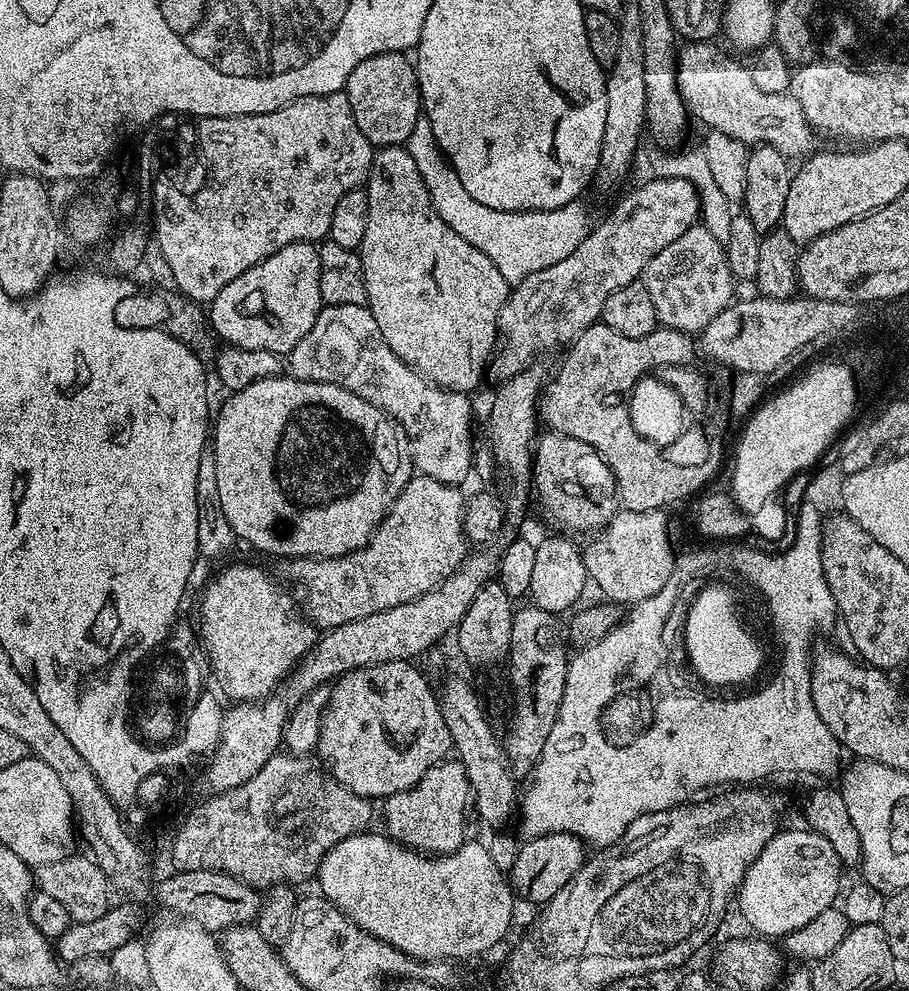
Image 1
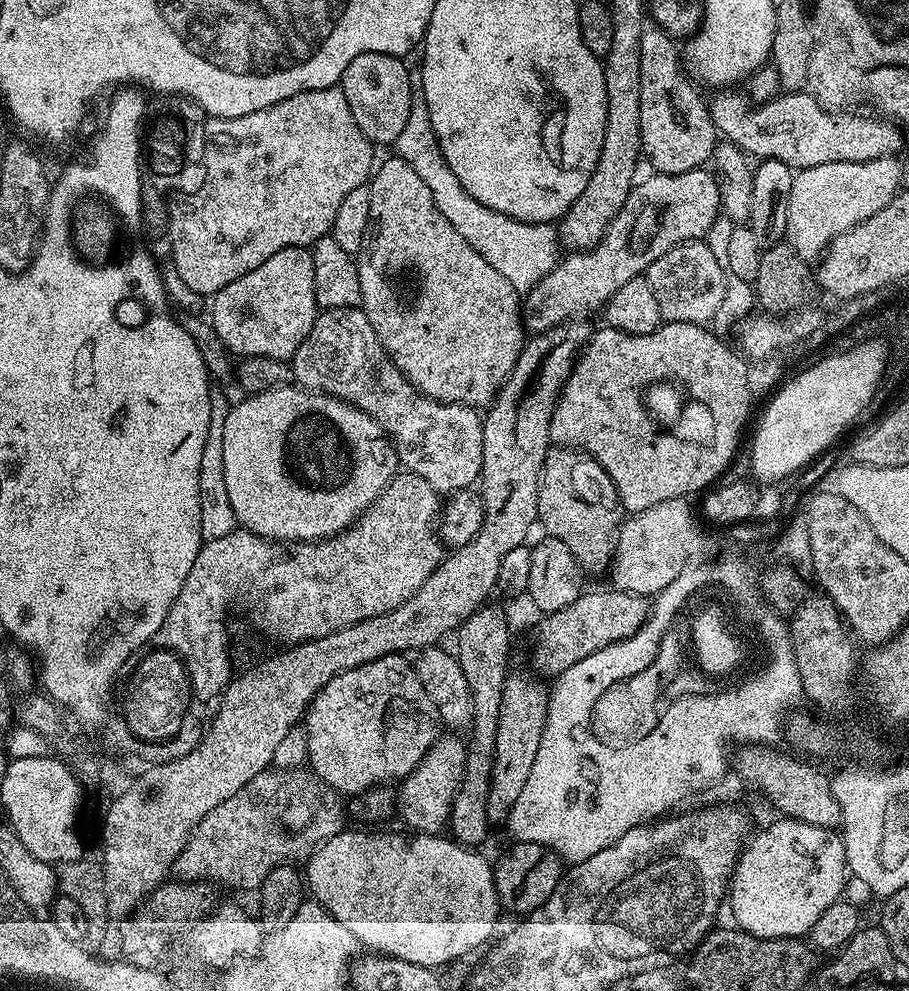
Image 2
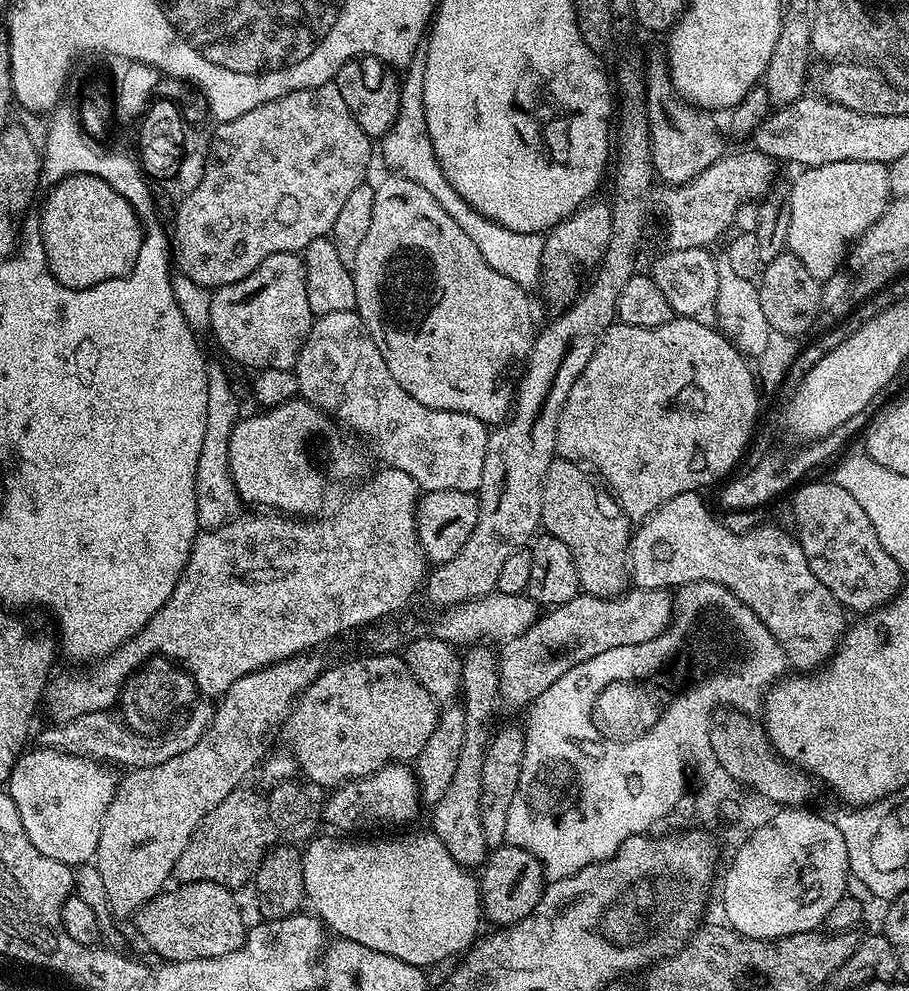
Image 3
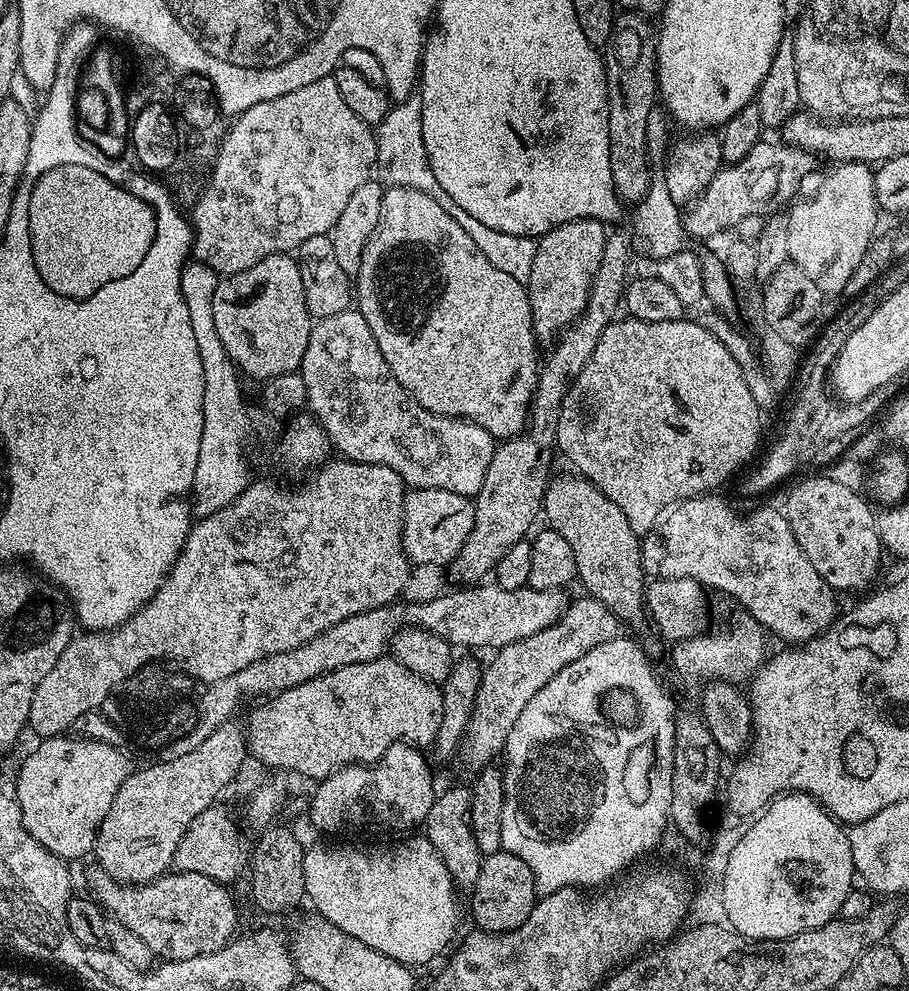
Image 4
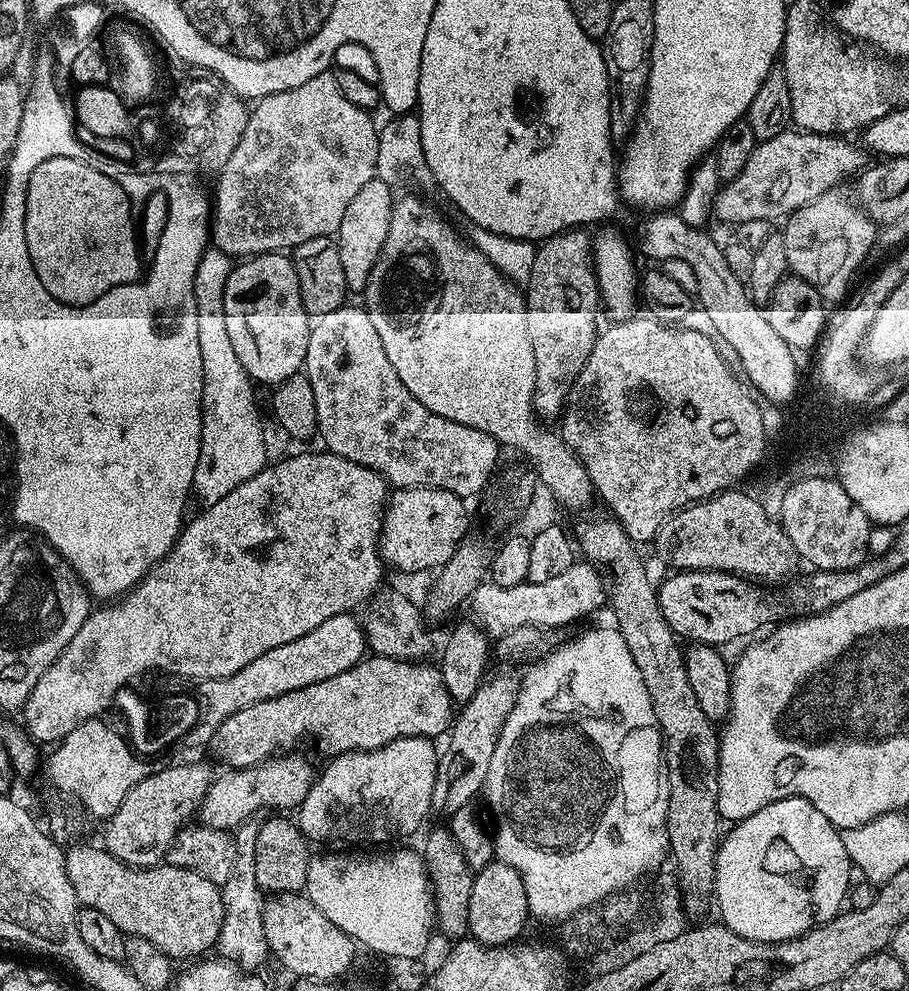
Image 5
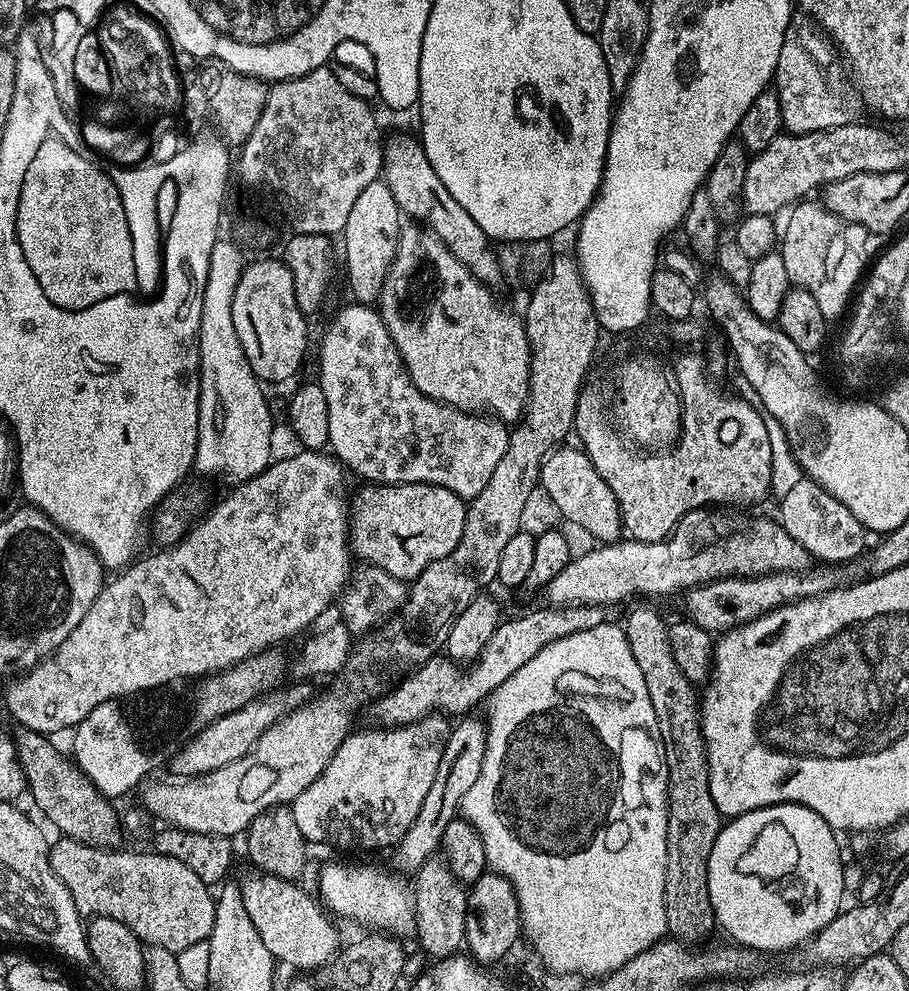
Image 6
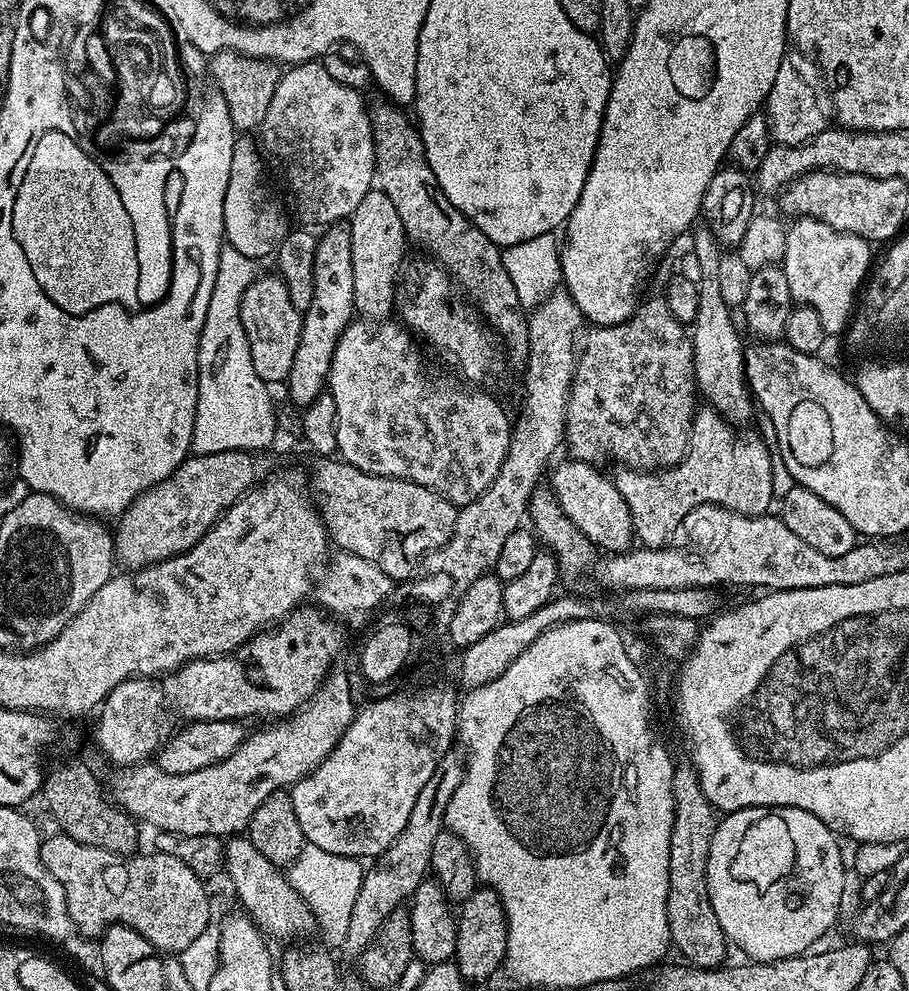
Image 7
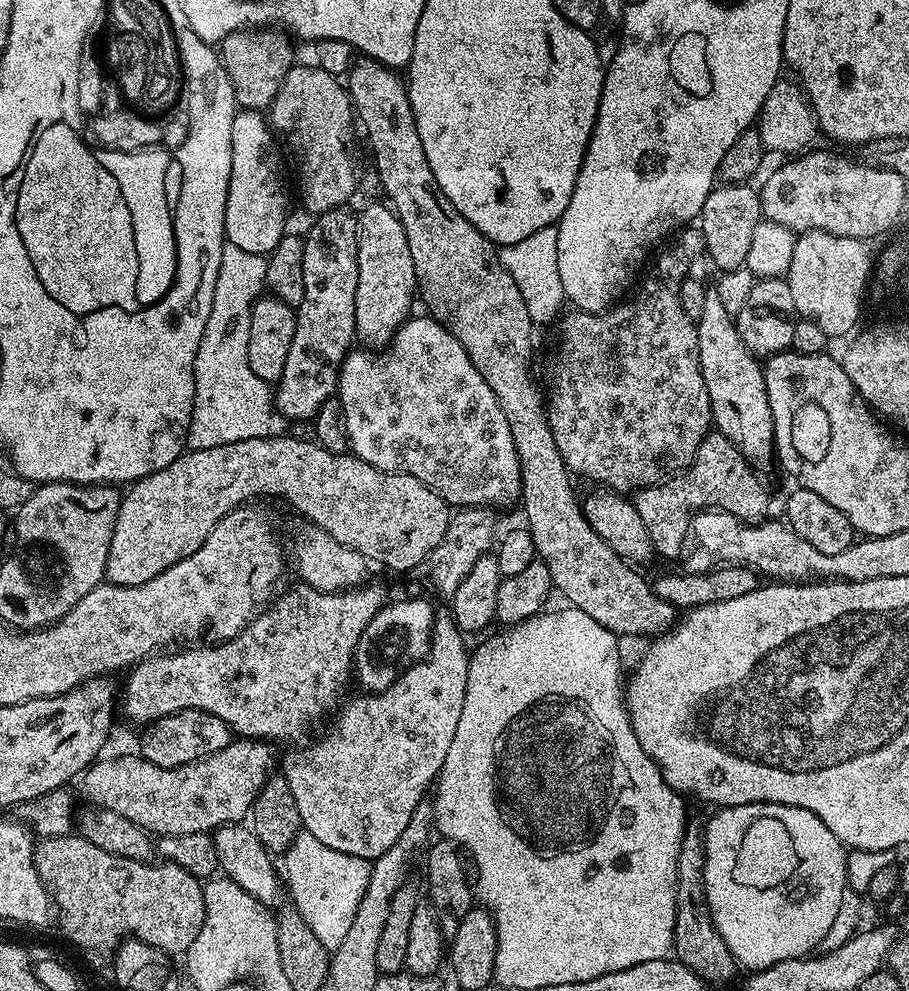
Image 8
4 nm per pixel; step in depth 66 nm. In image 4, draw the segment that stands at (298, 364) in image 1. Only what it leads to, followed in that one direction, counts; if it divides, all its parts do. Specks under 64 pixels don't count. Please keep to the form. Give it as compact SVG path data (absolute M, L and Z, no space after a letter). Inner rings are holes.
M349 310L316 320L298 371L302 382L306 382L307 411L324 427L333 449L343 459L359 464L390 466L409 489L437 488L469 498L476 497L482 490L497 441L482 430L482 426L471 424L469 420L439 416L422 407L400 385L398 378L394 378L390 366L386 366L386 358L382 358L382 350L378 350L378 342L374 342L374 334L370 334L370 326L366 326L366 318L362 318L360 311Z

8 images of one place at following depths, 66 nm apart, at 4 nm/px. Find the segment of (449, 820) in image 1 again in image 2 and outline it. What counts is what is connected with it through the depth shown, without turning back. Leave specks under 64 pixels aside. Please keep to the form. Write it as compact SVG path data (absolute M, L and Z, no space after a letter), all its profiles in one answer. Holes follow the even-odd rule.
M441 734L436 737L430 750L418 762L415 770L399 781L400 796L395 797L394 808L416 834L440 834L448 828L452 803L466 770L468 745L456 734Z

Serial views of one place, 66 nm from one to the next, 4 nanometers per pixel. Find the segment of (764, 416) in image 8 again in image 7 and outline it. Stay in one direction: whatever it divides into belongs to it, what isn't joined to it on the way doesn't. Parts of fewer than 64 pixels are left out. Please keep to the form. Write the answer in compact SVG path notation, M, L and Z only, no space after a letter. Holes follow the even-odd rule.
M696 226L691 229L692 244L690 250L698 254L698 263L702 269L700 283L700 301L698 302L698 318L690 325L692 349L694 350L694 374L696 386L701 397L704 396L717 414L733 426L744 426L754 412L754 397L748 387L748 378L744 373L745 341L740 341L736 333L736 324L732 321L733 309L722 302L722 289L718 282L718 262L722 262L725 253L707 226Z

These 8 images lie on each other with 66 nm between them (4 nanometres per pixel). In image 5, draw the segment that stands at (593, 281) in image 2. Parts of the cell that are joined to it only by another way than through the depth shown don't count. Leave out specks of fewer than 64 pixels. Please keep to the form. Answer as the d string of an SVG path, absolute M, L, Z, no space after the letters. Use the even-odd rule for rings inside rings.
M789 130L759 141L746 166L742 166L742 174L727 181L716 195L715 219L733 226L759 220L783 221L802 205L843 185L843 180L851 181L869 167L870 156L859 143L851 144L848 140L851 139L840 134L819 136L813 132Z

